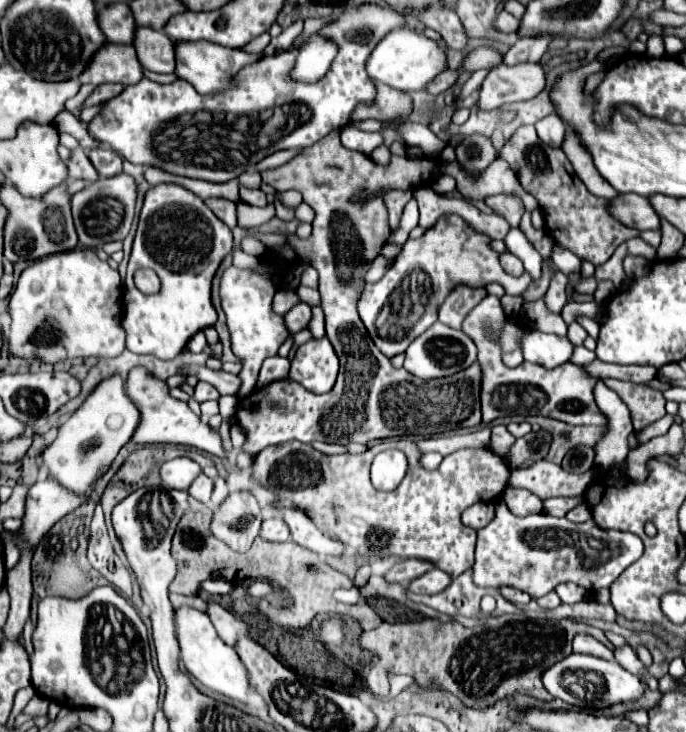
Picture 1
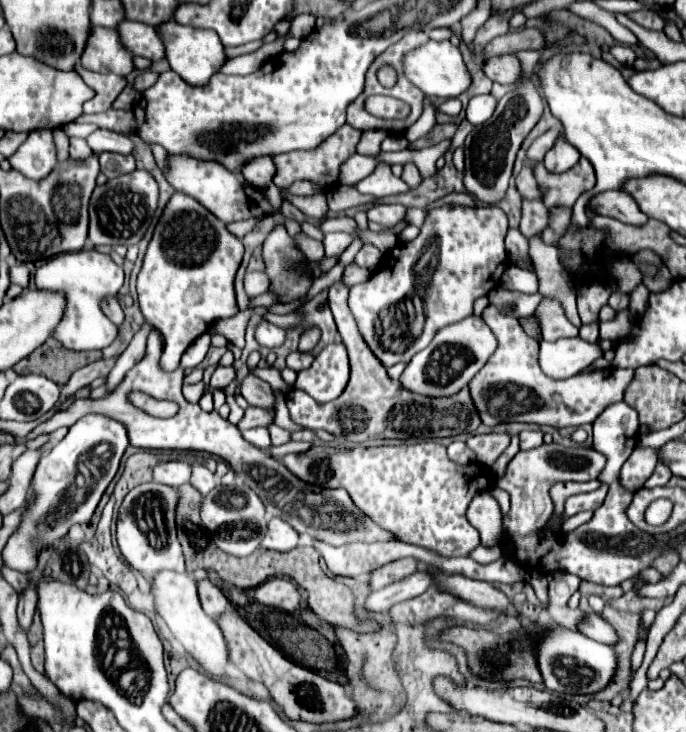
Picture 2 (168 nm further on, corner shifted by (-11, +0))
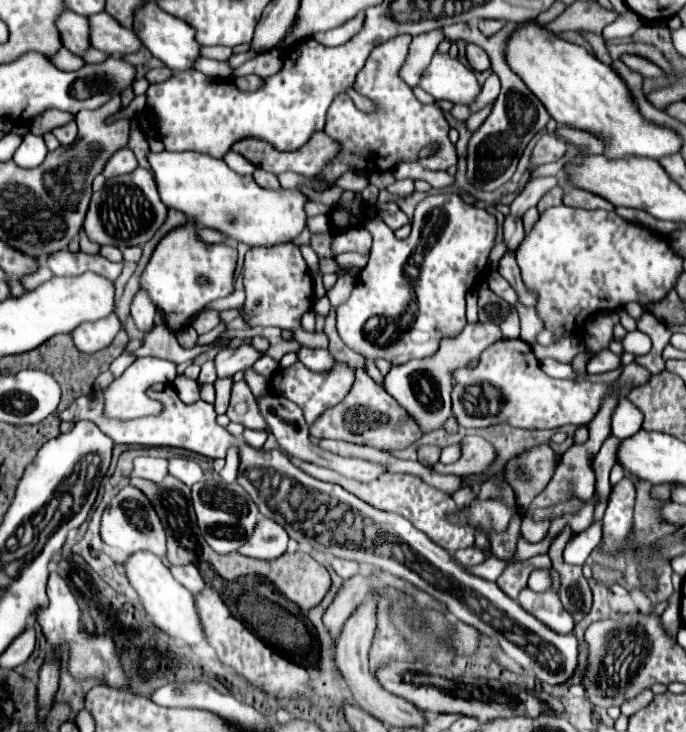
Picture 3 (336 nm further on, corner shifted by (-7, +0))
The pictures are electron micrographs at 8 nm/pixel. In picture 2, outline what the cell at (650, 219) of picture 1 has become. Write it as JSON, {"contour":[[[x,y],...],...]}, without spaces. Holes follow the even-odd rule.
{"contour":[[[622,190],[616,192],[600,192],[596,196],[592,196],[592,200],[588,202],[588,208],[594,212],[594,214],[602,214],[602,216],[610,216],[610,218],[616,218],[624,224],[634,224],[634,226],[640,226],[640,224],[646,224],[648,218],[640,212],[638,204],[632,200],[630,194],[624,194]]]}

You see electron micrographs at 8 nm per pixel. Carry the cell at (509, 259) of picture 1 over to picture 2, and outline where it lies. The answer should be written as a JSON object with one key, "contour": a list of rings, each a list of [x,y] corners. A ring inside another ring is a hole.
{"contour":[[[510,266],[502,276],[502,286],[524,292],[524,294],[534,294],[538,290],[538,278],[534,272]]]}

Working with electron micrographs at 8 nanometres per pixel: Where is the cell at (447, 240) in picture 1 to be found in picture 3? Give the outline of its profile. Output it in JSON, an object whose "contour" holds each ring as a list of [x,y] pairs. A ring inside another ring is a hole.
{"contour":[[[442,192],[442,194],[432,194],[432,196],[424,198],[424,200],[416,206],[416,212],[414,212],[414,218],[412,218],[412,232],[410,232],[410,236],[408,236],[406,240],[398,240],[398,238],[394,236],[394,232],[392,232],[382,220],[366,218],[362,226],[372,234],[374,242],[372,242],[372,250],[370,250],[370,260],[368,260],[368,264],[360,270],[360,276],[358,276],[358,280],[356,280],[356,286],[354,286],[352,294],[350,294],[348,300],[346,300],[344,304],[340,304],[338,310],[336,310],[336,314],[338,314],[338,334],[340,334],[340,338],[344,340],[346,346],[350,346],[354,352],[358,352],[358,354],[366,360],[366,372],[368,372],[376,382],[382,382],[382,376],[380,376],[380,372],[378,372],[378,368],[376,368],[376,364],[374,364],[376,358],[390,360],[392,364],[404,364],[404,362],[408,362],[408,360],[412,360],[412,358],[430,356],[430,354],[436,352],[436,348],[438,348],[438,344],[440,344],[440,340],[442,340],[444,336],[454,336],[454,334],[458,334],[458,332],[466,326],[466,300],[464,300],[464,298],[466,298],[466,292],[468,292],[470,284],[476,284],[478,278],[480,278],[480,268],[478,268],[478,266],[486,266],[486,272],[488,272],[488,256],[490,256],[492,248],[494,248],[494,240],[496,240],[496,232],[498,232],[498,222],[496,222],[496,216],[494,216],[492,212],[488,212],[488,210],[478,210],[478,208],[466,204],[458,194],[446,194],[446,192]]]}

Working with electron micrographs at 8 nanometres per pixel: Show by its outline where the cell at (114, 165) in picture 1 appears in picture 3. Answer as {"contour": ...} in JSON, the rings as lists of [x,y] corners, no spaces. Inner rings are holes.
{"contour":[[[120,148],[118,152],[112,154],[112,158],[106,162],[102,174],[104,178],[114,178],[114,176],[120,176],[120,174],[130,174],[132,170],[136,170],[136,158],[132,154],[132,150],[128,148]]]}

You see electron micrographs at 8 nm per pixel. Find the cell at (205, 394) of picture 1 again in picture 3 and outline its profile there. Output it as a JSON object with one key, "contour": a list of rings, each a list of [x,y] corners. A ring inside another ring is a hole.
{"contour":[[[242,344],[240,348],[222,348],[216,358],[214,358],[214,366],[216,366],[216,376],[218,378],[232,378],[236,372],[252,366],[262,354],[256,352],[250,344]]]}

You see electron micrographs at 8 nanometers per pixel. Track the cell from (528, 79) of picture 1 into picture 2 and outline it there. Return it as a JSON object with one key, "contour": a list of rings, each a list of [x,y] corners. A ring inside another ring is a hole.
{"contour":[[[506,54],[506,56],[492,56],[490,60],[484,60],[482,64],[484,74],[500,84],[516,84],[518,74],[520,74],[520,64],[518,58]]]}

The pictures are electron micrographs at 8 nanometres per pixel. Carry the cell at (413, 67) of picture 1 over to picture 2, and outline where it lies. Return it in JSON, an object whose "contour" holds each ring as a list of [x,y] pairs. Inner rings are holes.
{"contour":[[[428,40],[428,44],[412,50],[404,58],[404,72],[408,80],[412,80],[414,86],[418,86],[424,94],[436,96],[436,98],[456,98],[462,92],[466,92],[472,84],[470,72],[462,60],[462,54],[456,46],[452,46],[448,40],[444,42],[434,42]]]}

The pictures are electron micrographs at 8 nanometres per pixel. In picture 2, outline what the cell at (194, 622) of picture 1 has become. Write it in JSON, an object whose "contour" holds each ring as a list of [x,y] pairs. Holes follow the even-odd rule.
{"contour":[[[158,572],[152,580],[152,594],[154,594],[154,612],[156,616],[168,626],[172,636],[192,654],[212,676],[224,676],[224,664],[228,662],[228,648],[224,644],[224,636],[218,624],[206,616],[200,606],[196,580],[192,576],[178,574],[178,572]]]}

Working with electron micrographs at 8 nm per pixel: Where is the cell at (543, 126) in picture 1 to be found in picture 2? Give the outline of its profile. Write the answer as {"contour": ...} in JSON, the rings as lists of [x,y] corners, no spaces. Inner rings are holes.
{"contour":[[[558,140],[556,146],[544,156],[542,164],[548,168],[548,172],[566,172],[580,160],[580,152],[568,142],[568,140]]]}

